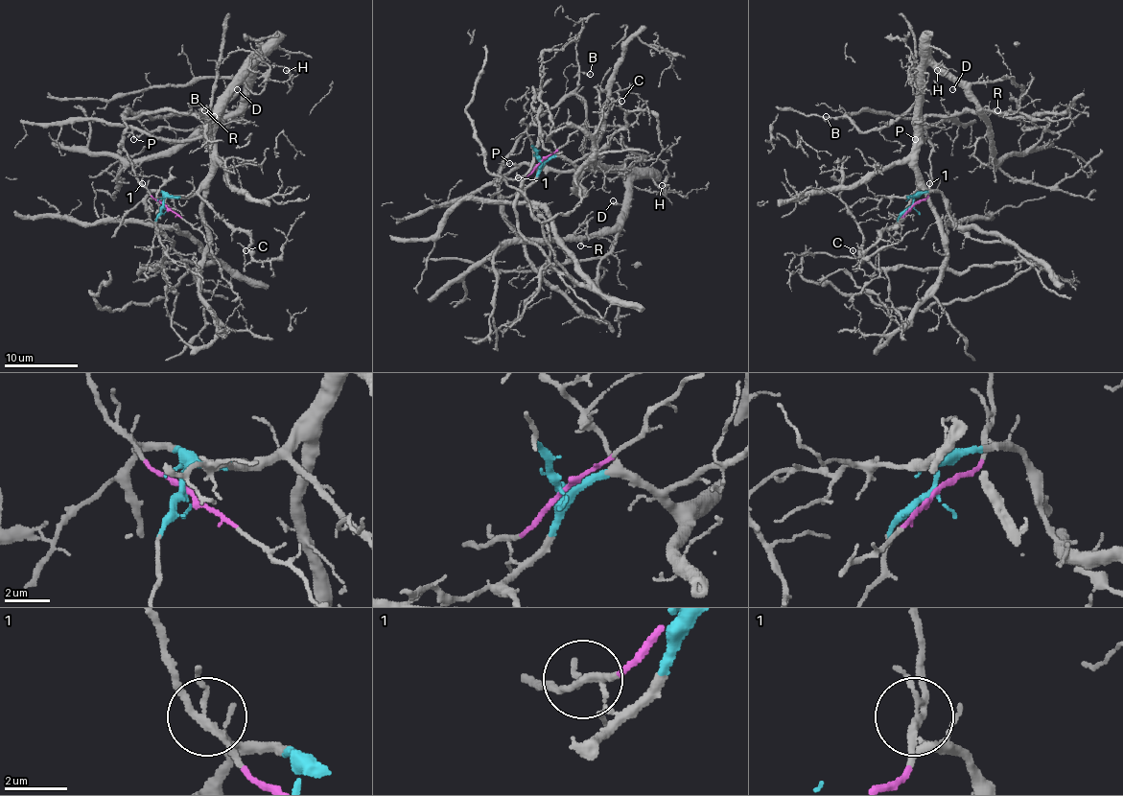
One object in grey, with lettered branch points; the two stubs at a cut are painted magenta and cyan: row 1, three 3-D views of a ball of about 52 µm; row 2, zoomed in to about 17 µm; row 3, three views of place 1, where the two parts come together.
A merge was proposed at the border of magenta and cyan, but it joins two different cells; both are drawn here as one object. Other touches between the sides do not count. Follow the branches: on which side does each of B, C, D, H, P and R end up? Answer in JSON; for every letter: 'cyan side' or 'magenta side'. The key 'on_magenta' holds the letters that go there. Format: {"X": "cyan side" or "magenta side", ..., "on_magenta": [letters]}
{"B": "magenta side", "C": "cyan side", "D": "cyan side", "H": "cyan side", "P": "magenta side", "R": "cyan side", "on_magenta": ["B", "P"]}

